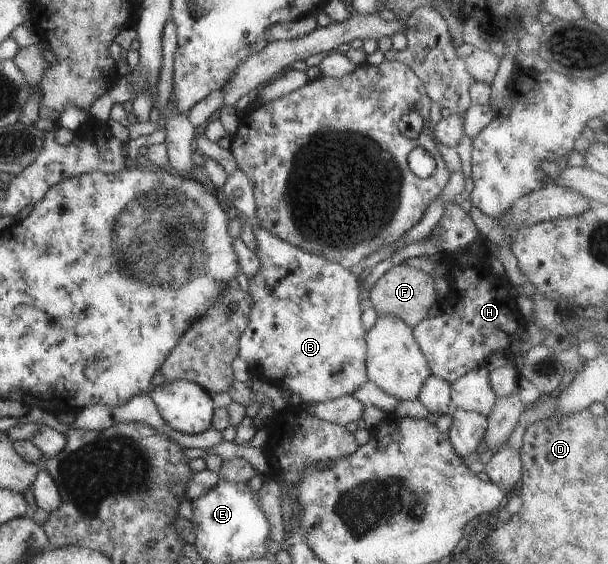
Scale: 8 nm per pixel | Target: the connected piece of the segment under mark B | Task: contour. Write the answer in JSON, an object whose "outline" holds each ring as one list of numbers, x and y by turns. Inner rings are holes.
{"outline":[[236,168,232,175,226,177,222,193,229,197,234,209,242,213,243,219,251,226,256,241,254,255,260,261,259,269,247,279,247,293,252,299,252,305,248,323,237,341,238,357,248,363,250,369,256,367,256,361,262,363,266,357,270,357,270,365,282,365,282,369,278,369,278,375,282,377,280,387,296,394,300,399,300,405,314,405,340,396,350,396,352,391,356,391,368,380,365,370,366,331,360,322,361,312,358,305,360,276,354,275,349,268,328,261,324,256,310,254,282,241,268,229,262,229,256,219,251,183,240,169]]}

